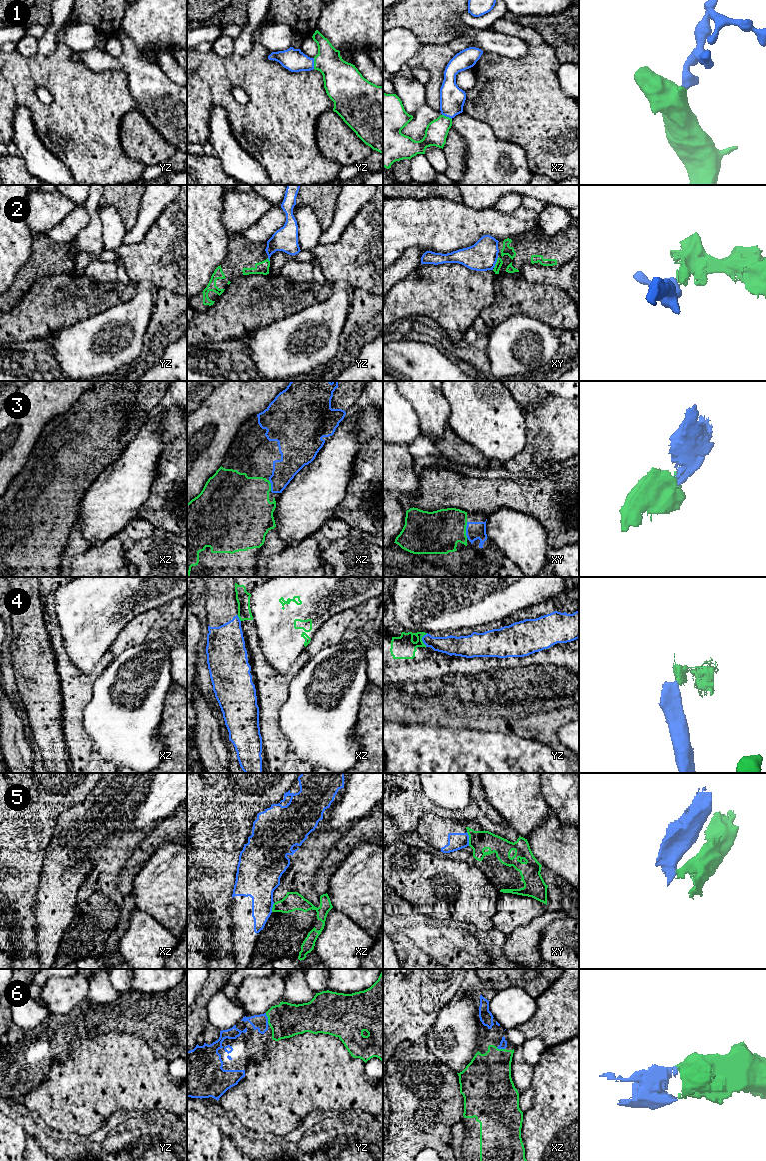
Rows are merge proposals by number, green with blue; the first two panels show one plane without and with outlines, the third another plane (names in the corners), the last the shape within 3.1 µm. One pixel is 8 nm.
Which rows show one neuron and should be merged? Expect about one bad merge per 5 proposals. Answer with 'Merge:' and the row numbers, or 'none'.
Merge: 1, 3, 6

